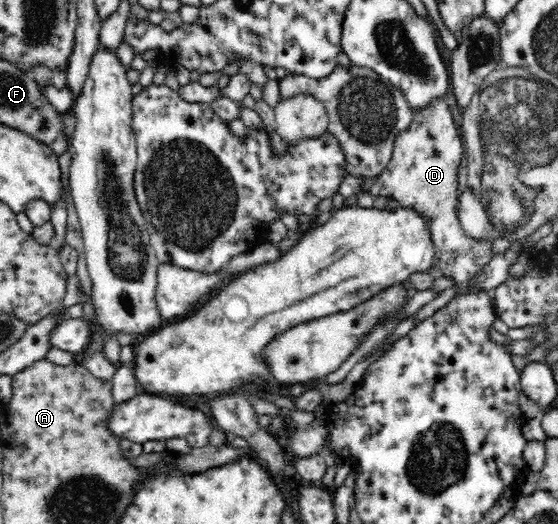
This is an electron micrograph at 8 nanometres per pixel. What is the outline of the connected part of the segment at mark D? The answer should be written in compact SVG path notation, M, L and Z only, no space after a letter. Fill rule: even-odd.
M438 96L424 108L416 110L413 122L397 136L390 162L375 177L369 192L375 197L387 196L396 200L401 208L418 209L418 212L429 218L435 246L434 261L446 277L453 278L454 285L461 286L458 293L462 293L472 289L466 285L468 278L472 278L478 268L482 268L482 264L493 257L493 242L471 239L458 223L458 168L465 153L458 126L443 97Z

